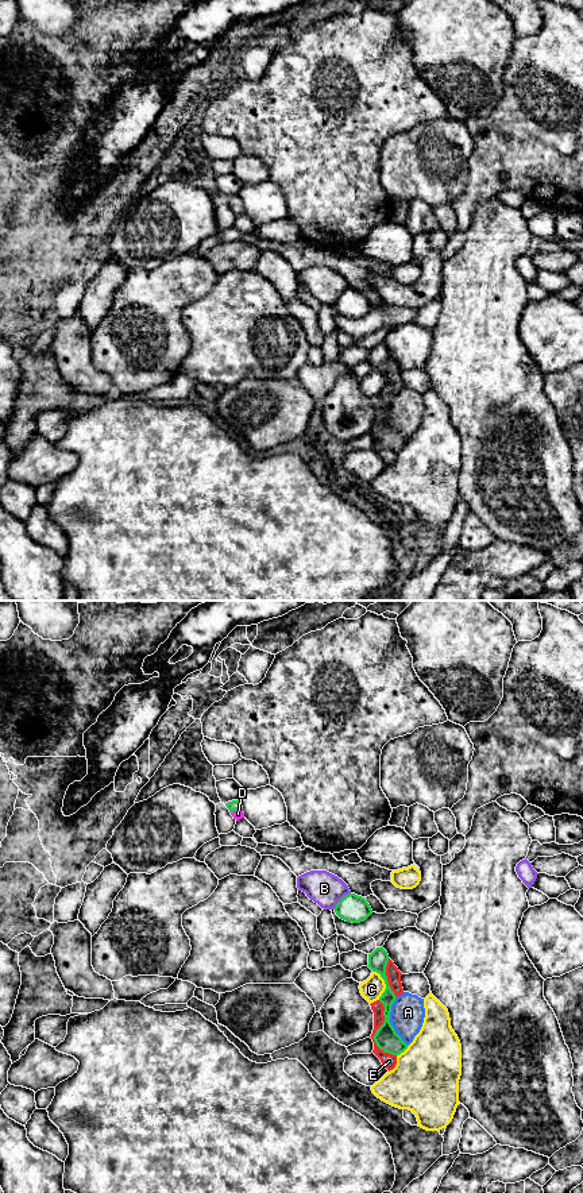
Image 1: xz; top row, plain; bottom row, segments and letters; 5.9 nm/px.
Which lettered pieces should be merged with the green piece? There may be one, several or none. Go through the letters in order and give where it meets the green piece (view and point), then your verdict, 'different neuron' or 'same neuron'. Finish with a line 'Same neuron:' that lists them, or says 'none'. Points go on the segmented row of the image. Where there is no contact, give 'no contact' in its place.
A: xz (389, 1022) | different neuron
B: xz (340, 900) | different neuron
C: xz (385, 983) | different neuron
D: xz (236, 809) | same neuron
E: xz (375, 1033) | different neuron
Same neuron: D

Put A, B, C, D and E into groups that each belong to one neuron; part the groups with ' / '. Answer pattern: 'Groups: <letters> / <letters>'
Groups: A / B / C / D / E

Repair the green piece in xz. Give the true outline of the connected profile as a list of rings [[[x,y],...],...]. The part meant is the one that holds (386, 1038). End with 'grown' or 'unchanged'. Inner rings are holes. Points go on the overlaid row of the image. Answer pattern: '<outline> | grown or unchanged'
[[[377,947],[371,954],[368,954],[368,968],[372,972],[377,972],[381,974],[381,977],[385,980],[386,989],[379,997],[379,1001],[383,1004],[385,1011],[385,1022],[383,1024],[377,1030],[375,1035],[372,1036],[377,1046],[383,1050],[385,1053],[399,1055],[408,1049],[408,1045],[402,1041],[402,1038],[395,1032],[394,1027],[390,1023],[390,1012],[391,1005],[395,1001],[395,995],[391,991],[387,976],[386,976],[386,966],[389,962],[389,954],[382,947]]] | unchanged

